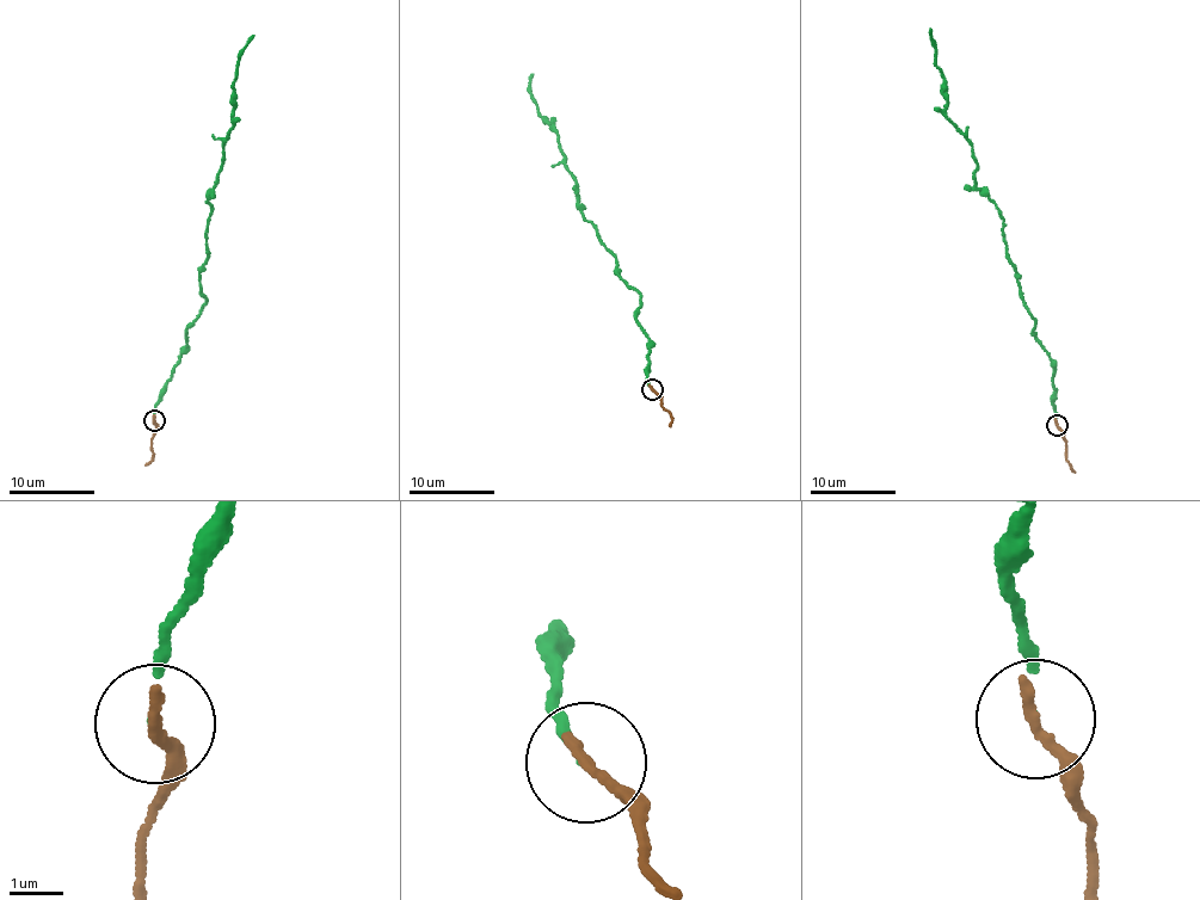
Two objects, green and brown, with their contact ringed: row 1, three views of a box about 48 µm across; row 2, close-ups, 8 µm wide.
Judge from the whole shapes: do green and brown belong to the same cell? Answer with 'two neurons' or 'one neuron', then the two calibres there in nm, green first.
two neurons; calibres 30 and 260 nm

